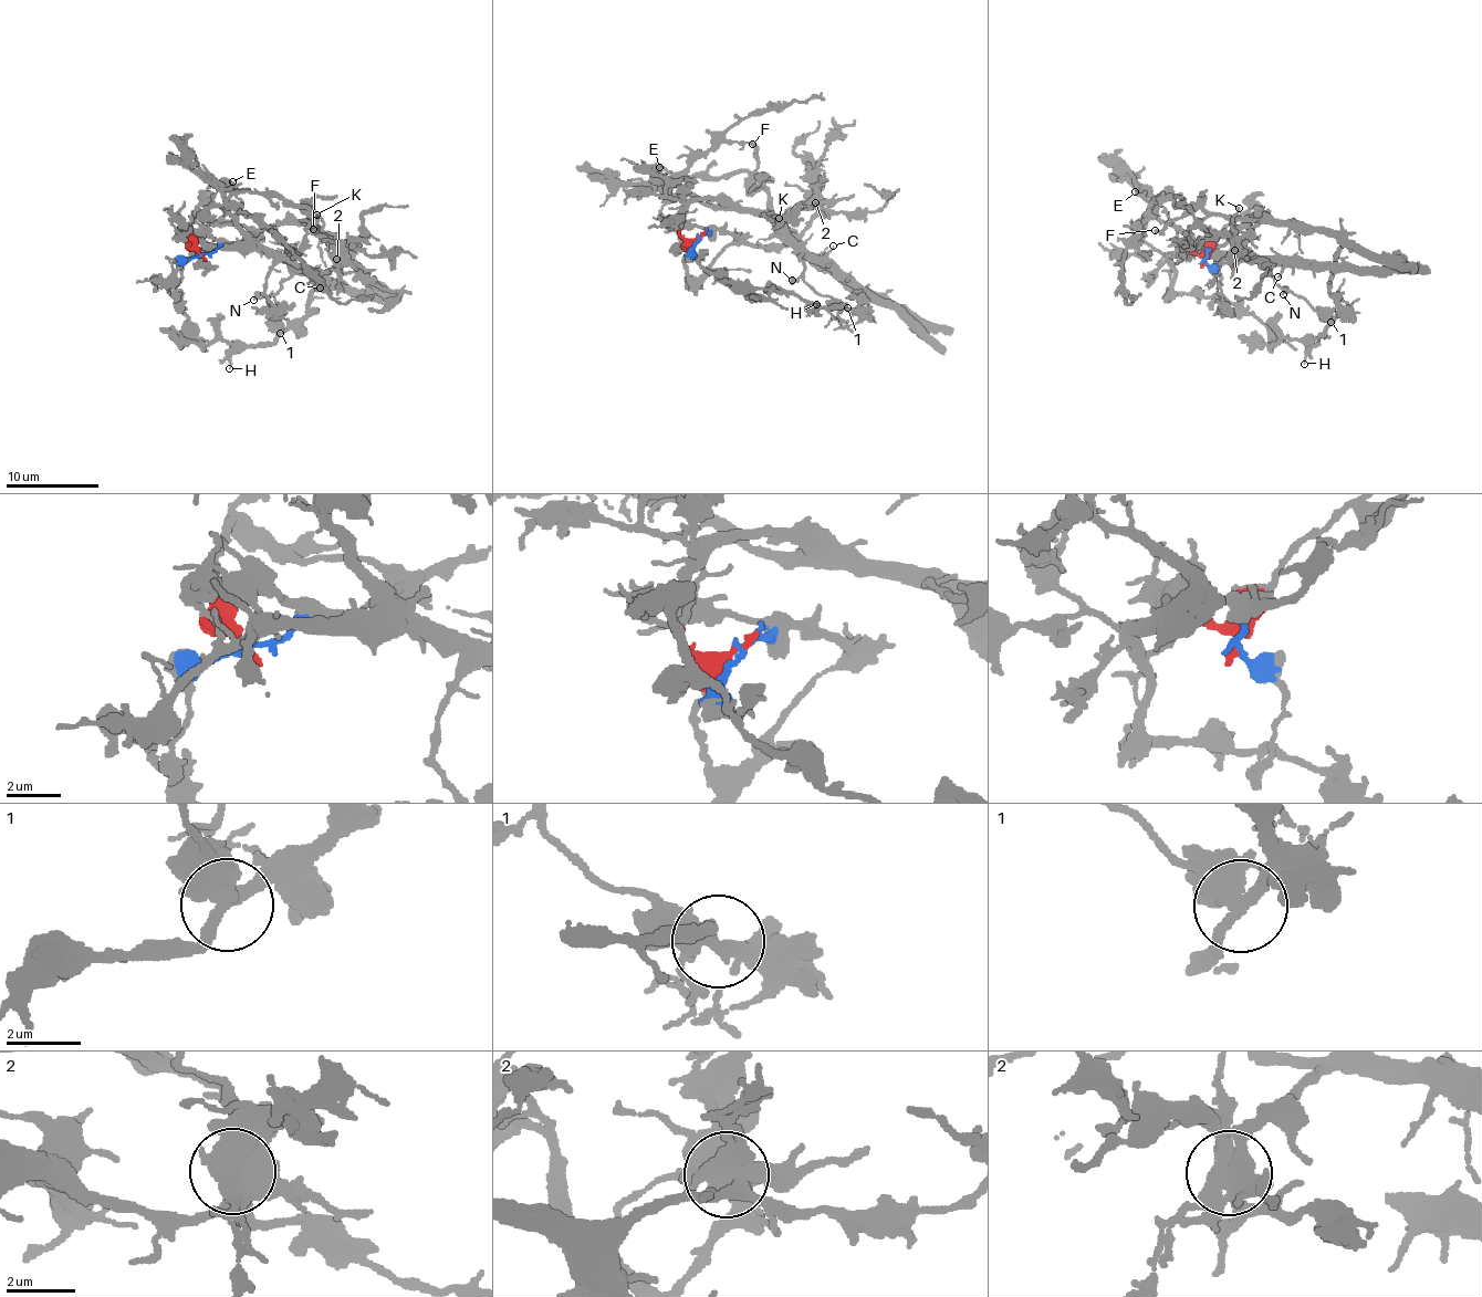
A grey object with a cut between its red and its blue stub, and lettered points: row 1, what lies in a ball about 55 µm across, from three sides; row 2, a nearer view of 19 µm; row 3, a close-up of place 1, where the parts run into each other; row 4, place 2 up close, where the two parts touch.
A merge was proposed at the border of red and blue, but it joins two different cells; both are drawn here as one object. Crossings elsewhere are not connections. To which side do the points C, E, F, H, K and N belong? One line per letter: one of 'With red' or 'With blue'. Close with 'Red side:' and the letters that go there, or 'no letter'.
C: With red
E: With red
F: With blue
H: With blue
K: With red
N: With red
Red side: C, E, K, N

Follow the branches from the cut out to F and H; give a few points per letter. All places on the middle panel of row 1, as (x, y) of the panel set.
F: (700, 238), (711, 230), (758, 247), (791, 241), (755, 178), (751, 143)
H: (700, 238), (711, 230), (758, 247), (796, 247), (857, 295), (856, 307), (816, 305)

